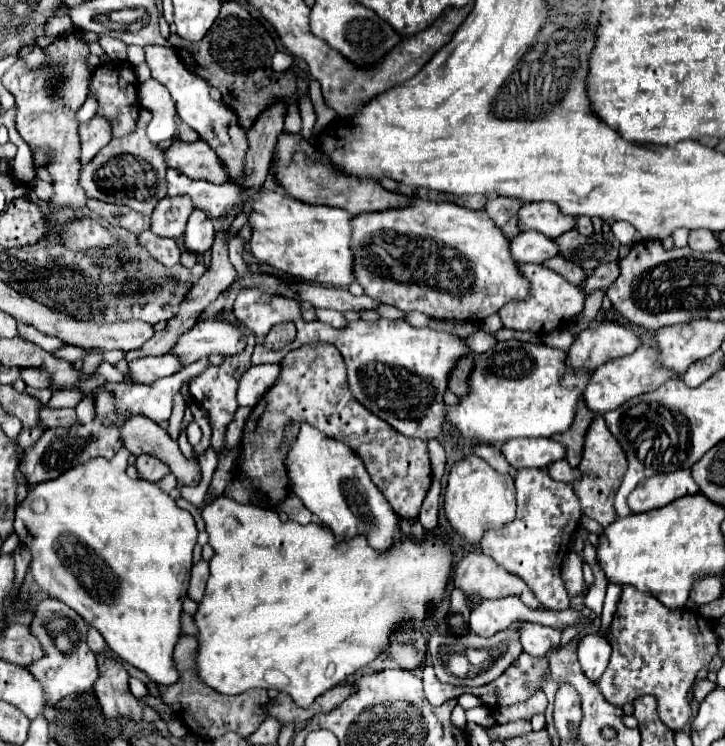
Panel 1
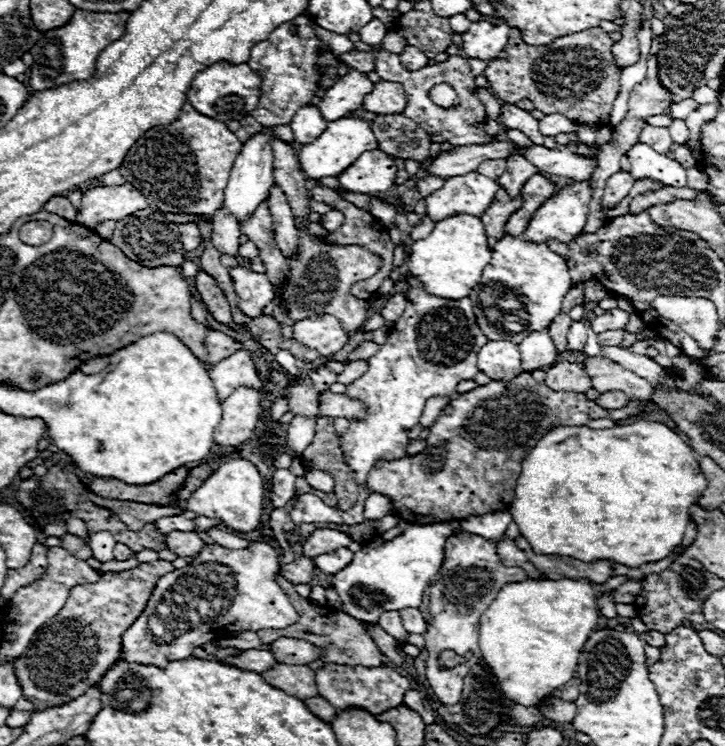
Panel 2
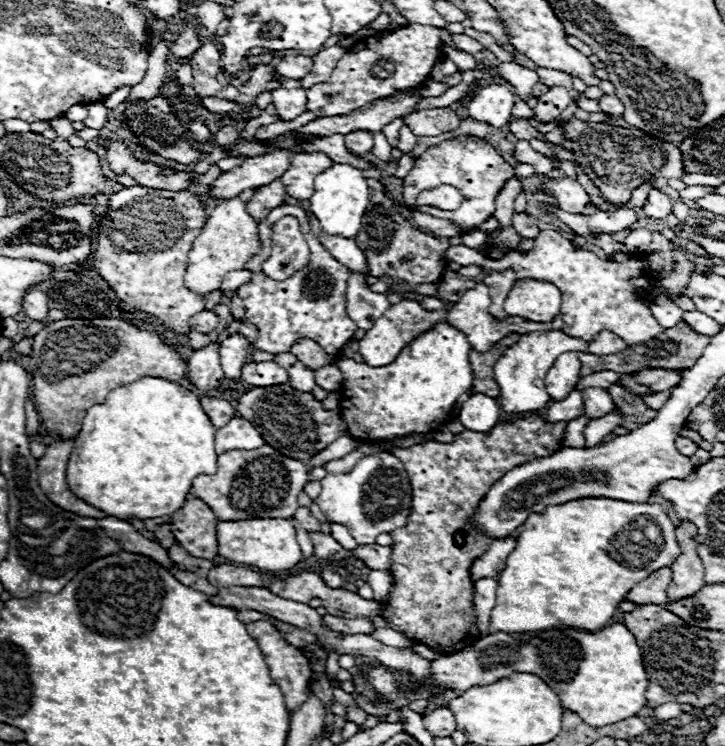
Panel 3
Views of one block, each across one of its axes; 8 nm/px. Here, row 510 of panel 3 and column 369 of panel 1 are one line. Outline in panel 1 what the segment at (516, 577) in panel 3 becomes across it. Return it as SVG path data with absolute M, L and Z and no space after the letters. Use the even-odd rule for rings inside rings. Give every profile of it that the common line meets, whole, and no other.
M218 496L210 506L202 508L202 518L206 522L206 532L210 536L210 546L214 548L214 558L210 560L210 580L206 586L206 594L198 606L198 612L194 616L196 626L200 630L198 634L198 654L196 654L196 664L198 664L198 674L202 682L206 682L210 688L214 688L220 694L242 694L250 688L276 688L276 690L286 690L294 702L302 708L310 706L322 692L328 692L330 688L342 684L348 676L376 660L380 654L386 652L390 646L390 636L404 626L404 624L416 624L424 622L432 616L432 606L438 606L440 600L446 596L446 586L452 574L452 546L444 544L436 536L426 536L422 540L416 538L398 538L388 552L378 552L370 548L366 536L356 536L348 542L338 542L336 536L330 532L330 528L320 526L320 524L308 524L302 526L298 522L282 522L274 510L264 510L258 506L242 506L236 504L234 500L228 500L226 496Z

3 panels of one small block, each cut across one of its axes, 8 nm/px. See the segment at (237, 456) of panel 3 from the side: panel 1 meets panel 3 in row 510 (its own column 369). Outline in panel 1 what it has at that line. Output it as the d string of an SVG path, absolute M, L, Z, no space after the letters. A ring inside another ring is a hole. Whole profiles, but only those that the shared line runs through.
M412 200L412 206L386 212L360 214L352 220L354 276L368 296L392 304L404 312L418 310L442 320L484 320L514 300L530 294L530 284L518 272L518 262L510 256L510 240L486 216L484 210L470 210L450 202Z

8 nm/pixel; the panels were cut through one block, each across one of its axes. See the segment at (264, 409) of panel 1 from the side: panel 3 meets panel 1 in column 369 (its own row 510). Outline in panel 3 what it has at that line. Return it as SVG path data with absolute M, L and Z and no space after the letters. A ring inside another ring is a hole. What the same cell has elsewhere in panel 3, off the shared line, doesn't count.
M526 416L526 418L498 422L490 432L464 430L460 434L454 434L454 440L450 444L428 440L410 448L392 448L392 452L404 462L404 468L408 470L410 476L412 512L408 516L406 526L390 532L392 538L390 574L394 586L388 602L382 604L382 618L388 622L388 628L402 632L410 640L422 642L440 654L462 652L480 638L478 620L472 604L474 584L470 578L470 566L472 560L476 560L480 554L488 550L492 540L486 536L470 536L466 544L460 548L454 544L452 532L456 532L470 520L482 496L508 470L512 470L518 464L552 456L554 452L558 452L564 442L564 432L566 432L566 424L548 424L540 416Z

